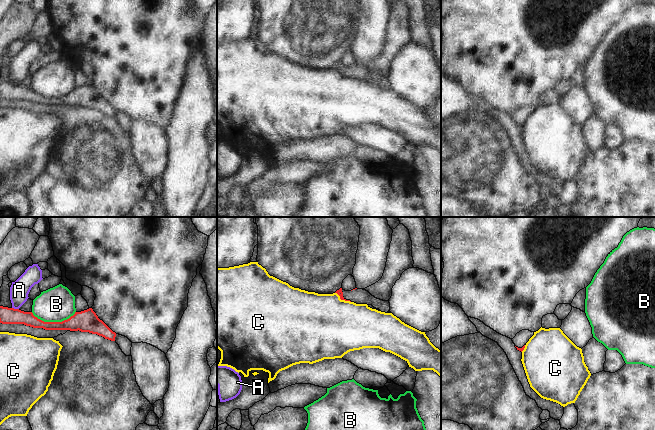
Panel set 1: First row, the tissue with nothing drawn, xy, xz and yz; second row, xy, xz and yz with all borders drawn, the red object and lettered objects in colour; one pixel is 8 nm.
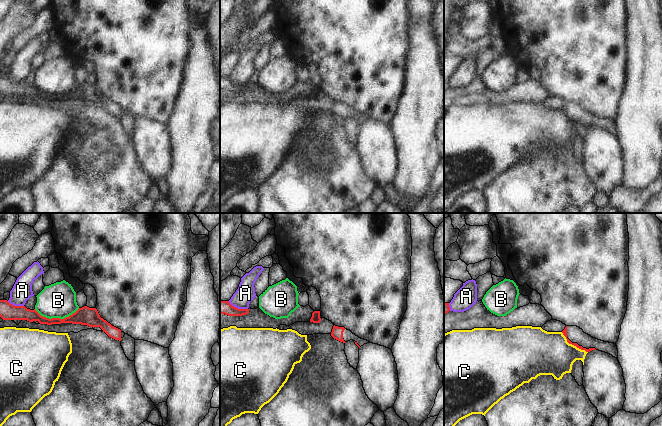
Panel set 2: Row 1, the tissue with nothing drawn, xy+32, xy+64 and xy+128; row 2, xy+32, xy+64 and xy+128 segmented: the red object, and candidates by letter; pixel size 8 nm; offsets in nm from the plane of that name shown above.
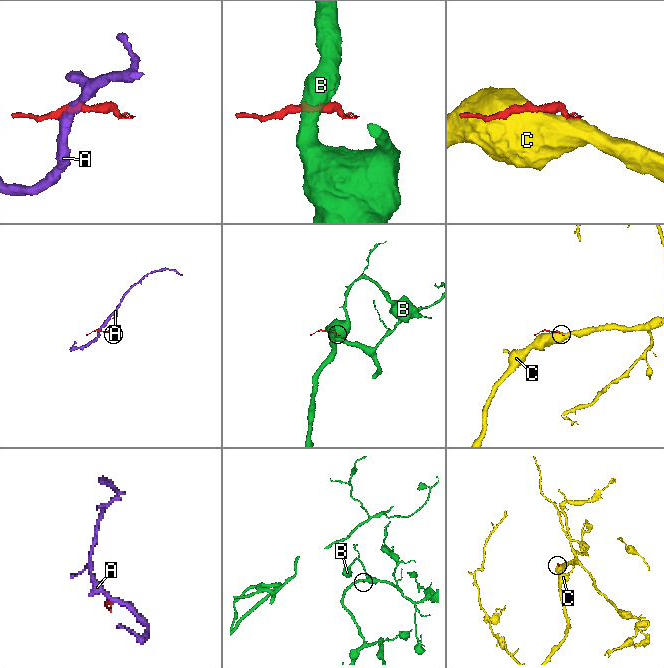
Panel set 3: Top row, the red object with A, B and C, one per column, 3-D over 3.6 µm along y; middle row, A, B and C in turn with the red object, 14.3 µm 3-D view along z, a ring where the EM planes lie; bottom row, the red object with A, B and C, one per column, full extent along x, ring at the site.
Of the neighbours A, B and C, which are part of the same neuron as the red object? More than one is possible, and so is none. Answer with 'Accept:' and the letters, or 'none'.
Accept: none

